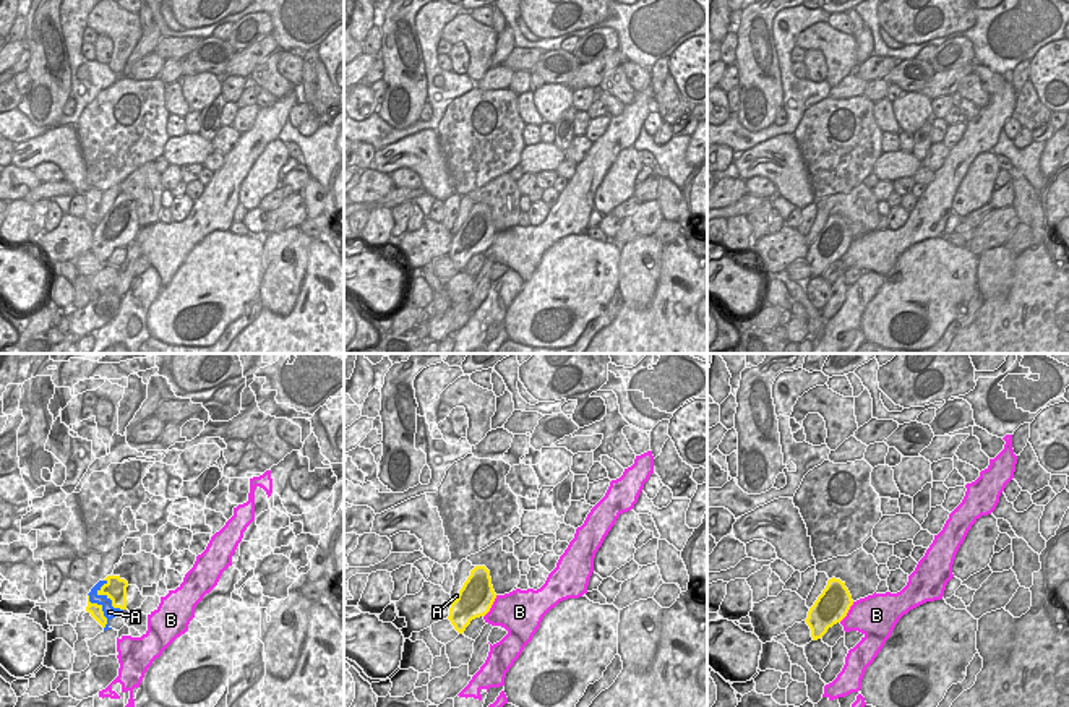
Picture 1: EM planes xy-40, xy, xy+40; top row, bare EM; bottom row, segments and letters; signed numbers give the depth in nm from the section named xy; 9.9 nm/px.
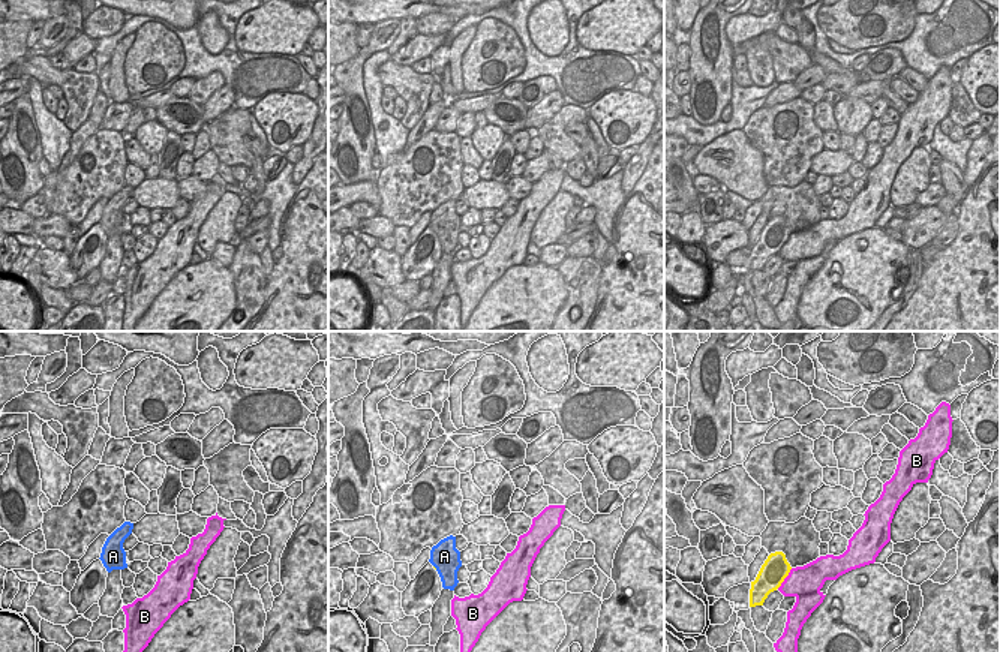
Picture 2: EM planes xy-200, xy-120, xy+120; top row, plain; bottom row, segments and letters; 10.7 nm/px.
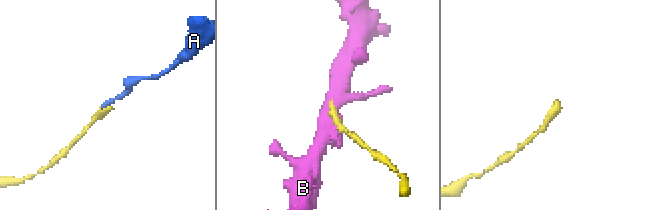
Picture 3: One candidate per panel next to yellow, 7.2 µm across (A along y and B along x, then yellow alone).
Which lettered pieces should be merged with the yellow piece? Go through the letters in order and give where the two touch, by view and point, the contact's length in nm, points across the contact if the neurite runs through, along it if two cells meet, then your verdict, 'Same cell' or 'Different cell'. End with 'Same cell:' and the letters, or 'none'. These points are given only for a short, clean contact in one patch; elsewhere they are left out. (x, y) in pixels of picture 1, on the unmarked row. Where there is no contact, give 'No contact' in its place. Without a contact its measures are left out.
A: Touches yellow at xy-40 (106, 231). Shared border 360 nm. Different cell
B: Touches yellow at xy (490, 244). Shared border 260 nm. Different cell
Same cell: none.

